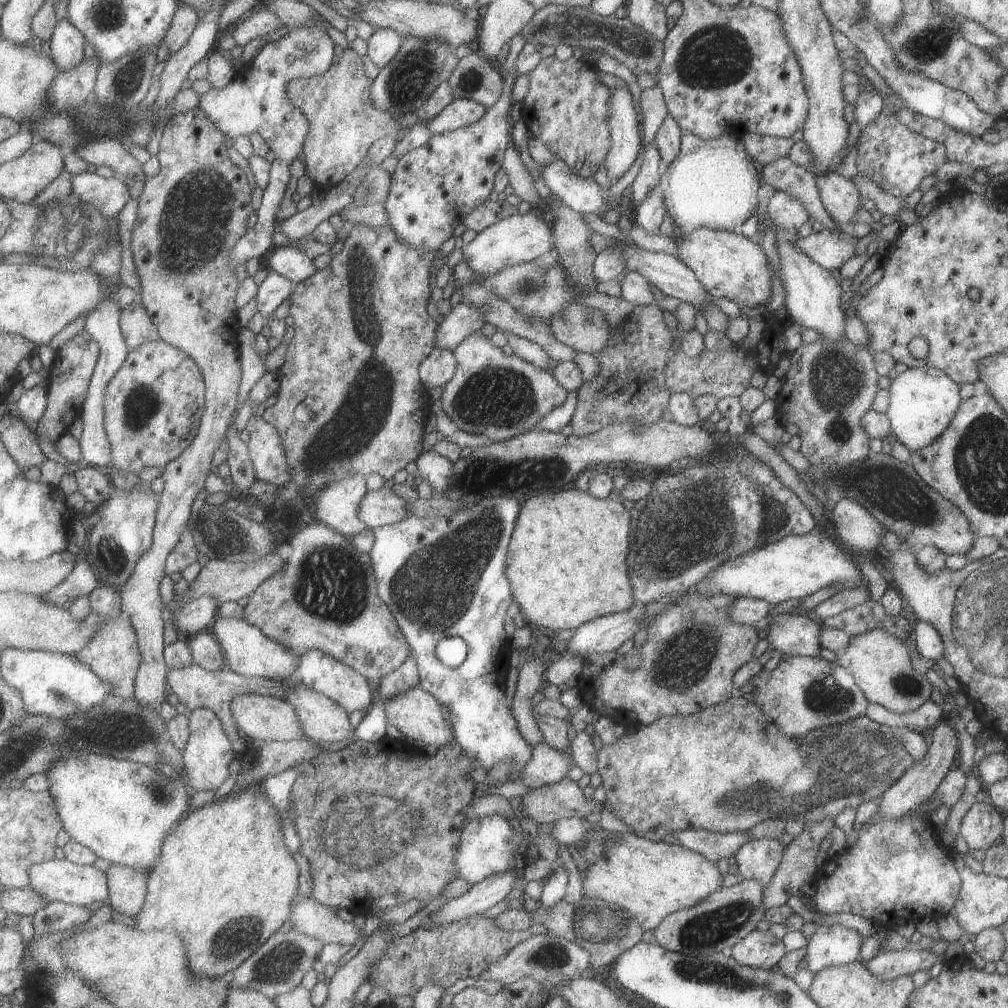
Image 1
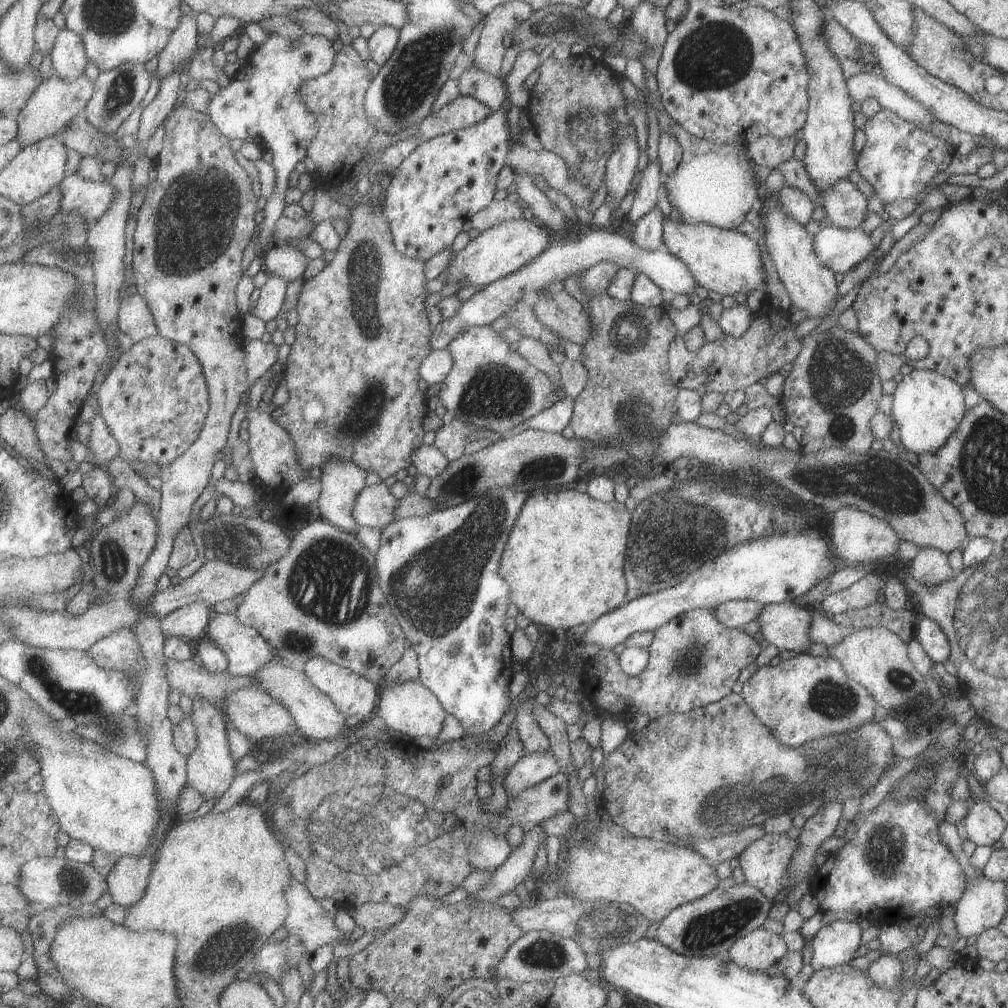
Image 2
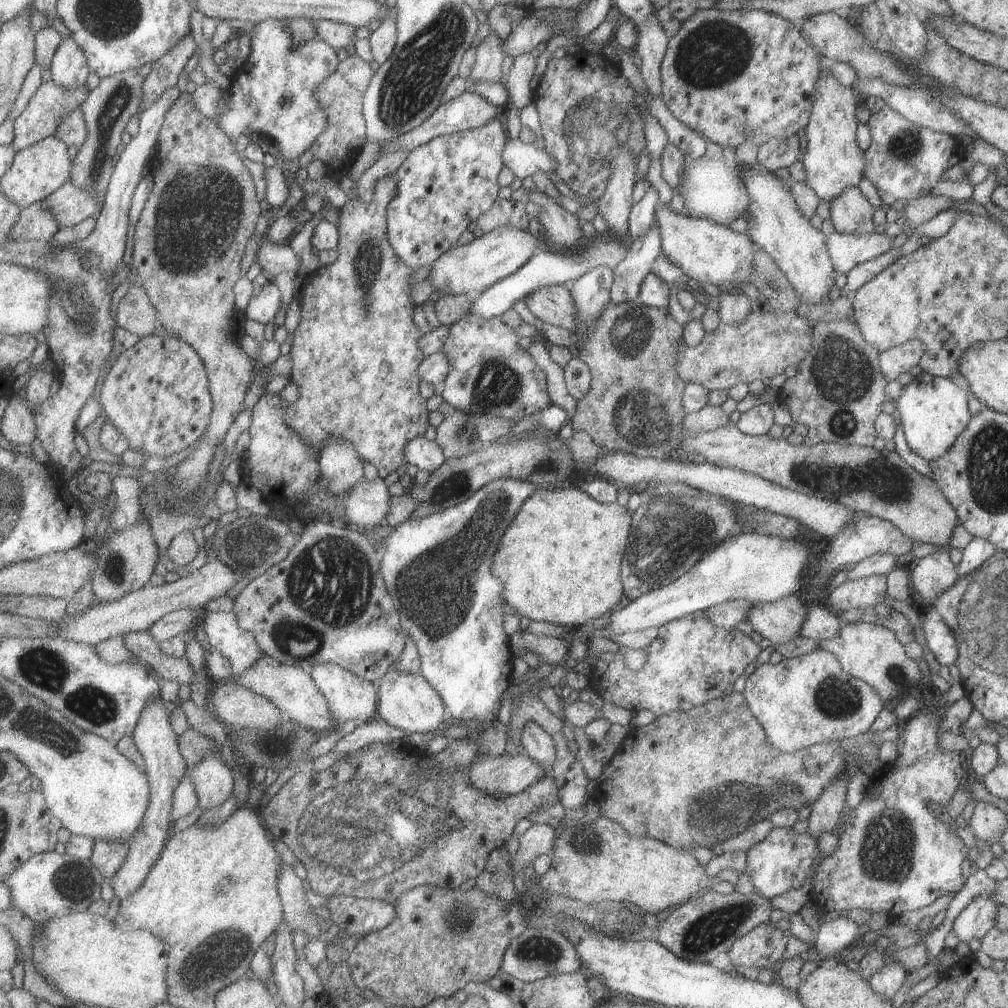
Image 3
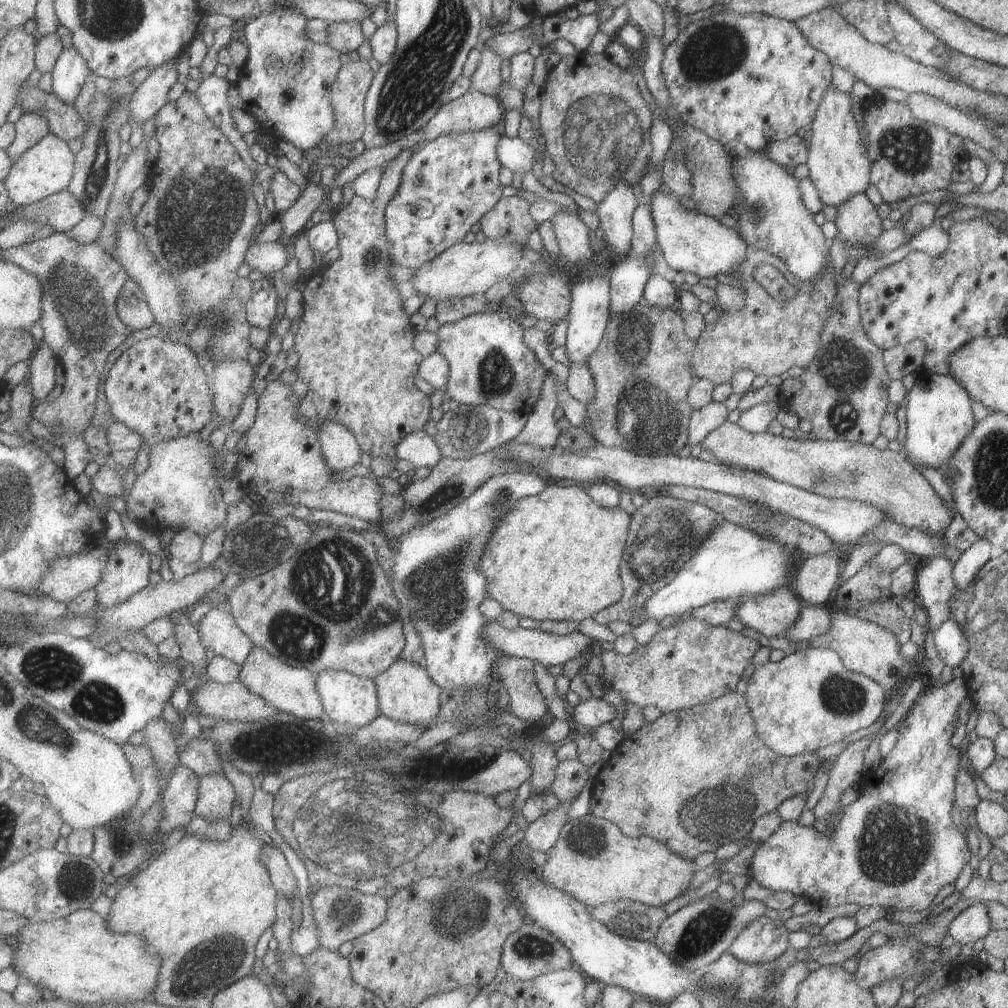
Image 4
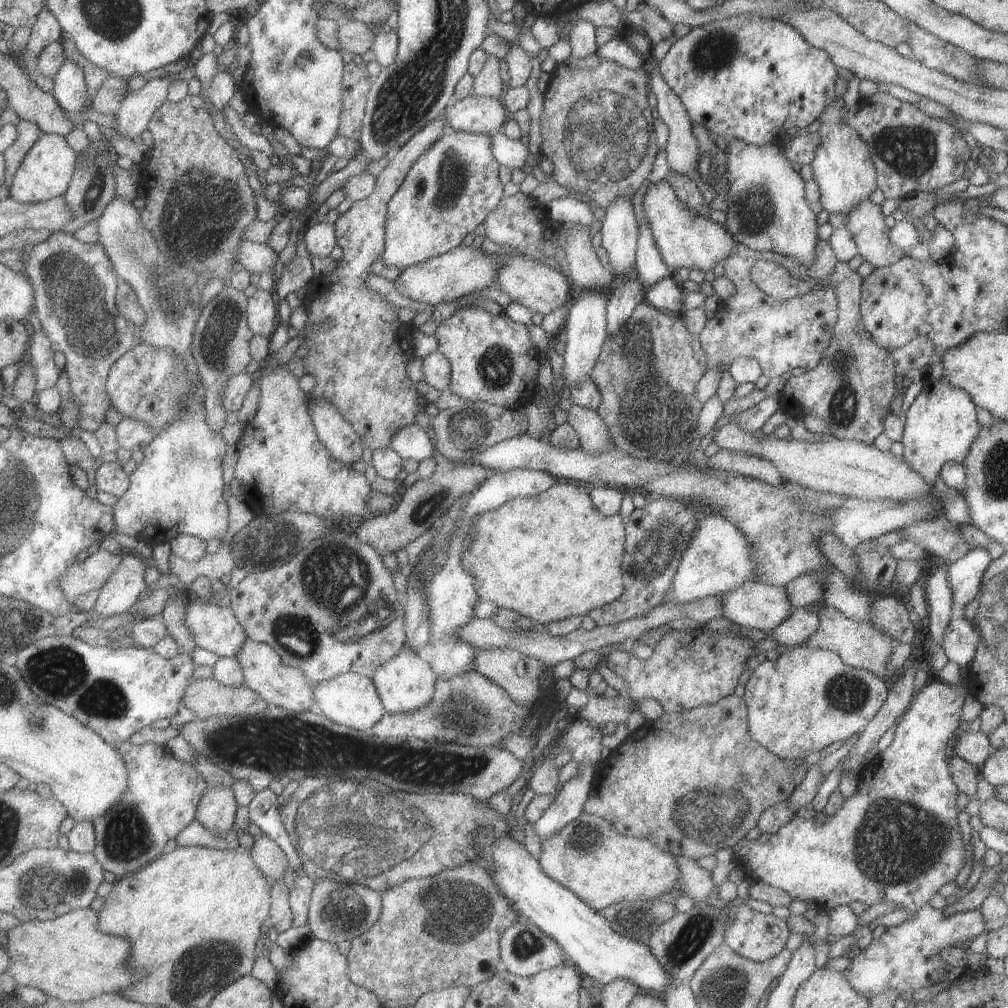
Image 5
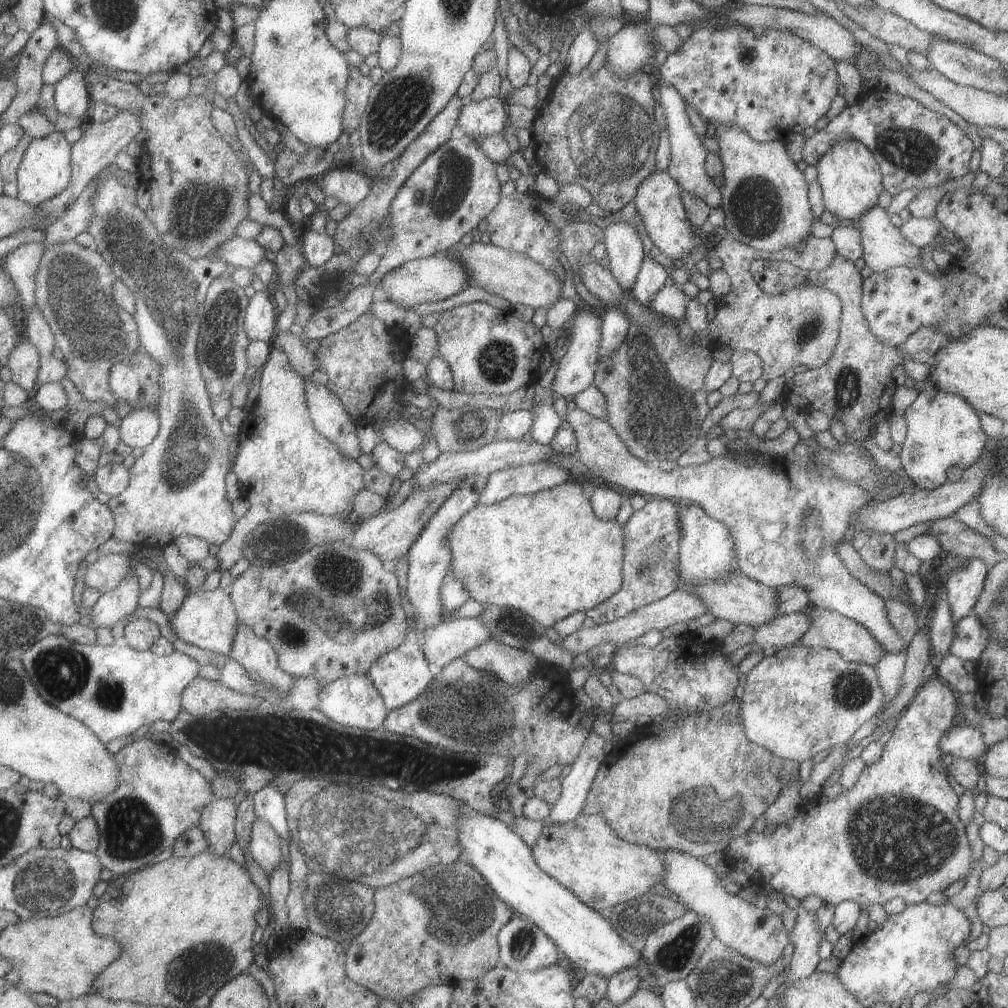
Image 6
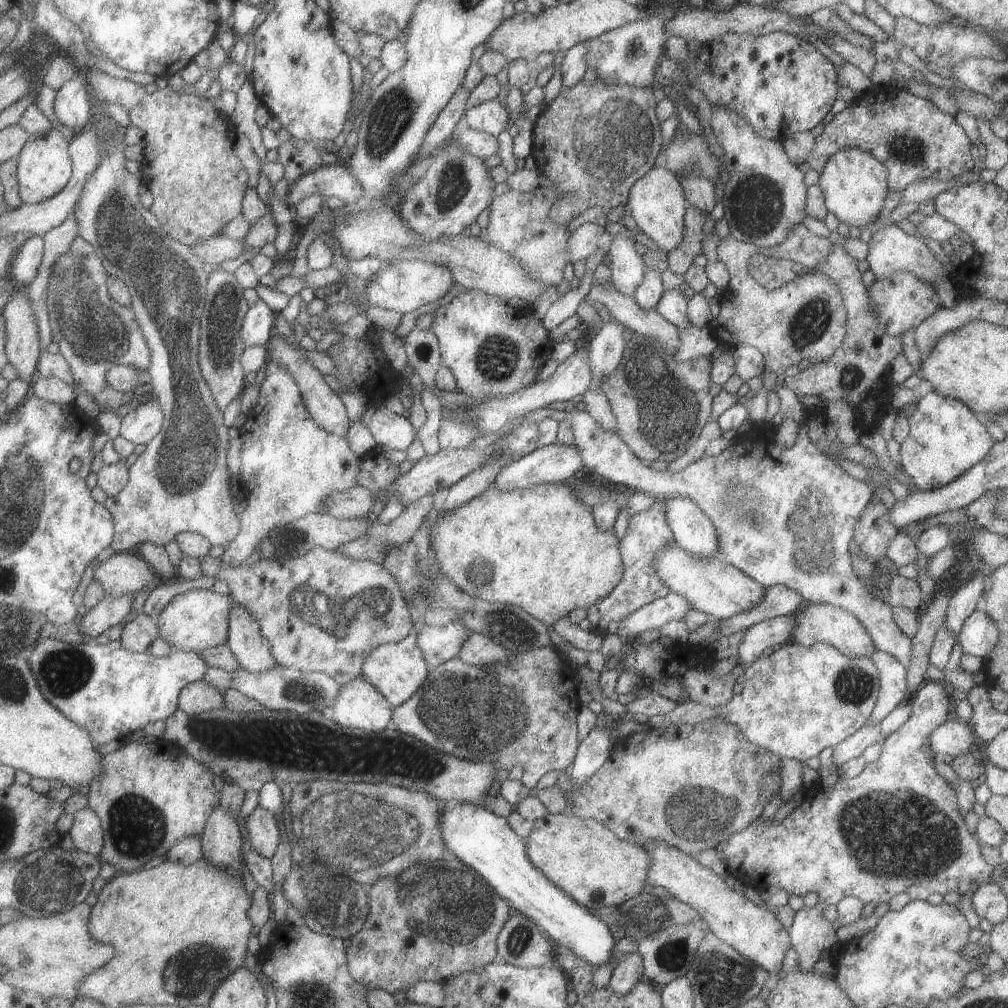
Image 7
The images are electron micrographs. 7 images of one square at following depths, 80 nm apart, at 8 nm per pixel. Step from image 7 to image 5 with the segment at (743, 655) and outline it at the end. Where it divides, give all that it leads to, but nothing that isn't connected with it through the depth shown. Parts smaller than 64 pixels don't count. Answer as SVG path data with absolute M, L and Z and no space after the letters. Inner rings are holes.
M798 608L791 612L785 620L782 620L774 629L766 632L771 640L777 642L782 649L793 645L801 645L804 640L816 631L819 617L816 608Z

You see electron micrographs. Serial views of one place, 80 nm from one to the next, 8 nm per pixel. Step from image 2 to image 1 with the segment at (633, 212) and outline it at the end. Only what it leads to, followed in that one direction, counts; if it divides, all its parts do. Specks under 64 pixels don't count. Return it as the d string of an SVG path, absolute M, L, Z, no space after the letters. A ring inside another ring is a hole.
M649 142L649 144L646 144L644 147L641 168L639 168L637 176L635 176L635 179L630 185L631 213L635 207L643 202L643 198L647 196L647 192L649 192L653 186L659 185L659 176L662 173L660 162L660 155L657 151L657 146L655 146L654 142Z

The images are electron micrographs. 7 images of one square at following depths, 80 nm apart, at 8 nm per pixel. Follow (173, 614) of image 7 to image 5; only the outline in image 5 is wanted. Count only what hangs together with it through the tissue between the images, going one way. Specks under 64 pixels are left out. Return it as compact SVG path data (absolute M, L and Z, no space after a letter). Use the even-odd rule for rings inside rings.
M191 596L184 622L193 633L199 647L214 652L219 657L236 657L242 654L243 643L246 643L248 634L243 625L238 622L237 615L230 606L220 606L211 603L211 597Z

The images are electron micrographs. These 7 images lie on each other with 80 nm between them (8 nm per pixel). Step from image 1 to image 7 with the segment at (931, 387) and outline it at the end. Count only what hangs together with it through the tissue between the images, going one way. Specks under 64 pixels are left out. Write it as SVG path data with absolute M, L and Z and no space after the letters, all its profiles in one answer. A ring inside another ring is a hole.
M935 391L917 400L915 412L908 420L908 435L900 442L900 466L921 491L945 486L977 464L993 446L985 424L966 404L957 399L942 397Z

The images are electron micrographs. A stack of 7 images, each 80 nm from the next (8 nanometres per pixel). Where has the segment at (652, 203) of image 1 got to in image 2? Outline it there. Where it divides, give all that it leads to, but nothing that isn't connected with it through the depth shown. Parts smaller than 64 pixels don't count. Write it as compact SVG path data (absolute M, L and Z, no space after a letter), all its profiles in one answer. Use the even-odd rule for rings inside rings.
M657 204L635 222L635 231L632 234L632 244L643 250L662 249L663 216Z

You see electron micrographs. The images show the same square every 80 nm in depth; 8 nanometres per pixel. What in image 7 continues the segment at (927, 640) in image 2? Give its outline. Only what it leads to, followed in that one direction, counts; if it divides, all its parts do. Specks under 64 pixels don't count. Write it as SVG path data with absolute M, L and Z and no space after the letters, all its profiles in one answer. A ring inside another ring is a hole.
M978 608L962 622L956 640L963 654L985 658L996 645L998 636L995 621L985 610Z

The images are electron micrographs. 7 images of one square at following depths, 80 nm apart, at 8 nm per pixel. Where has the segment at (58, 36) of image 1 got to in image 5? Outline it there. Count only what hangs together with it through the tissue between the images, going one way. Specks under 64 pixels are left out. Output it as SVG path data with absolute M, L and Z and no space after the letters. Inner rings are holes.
M67 60L55 78L54 97L60 102L61 108L69 114L81 113L87 106L87 82L85 72Z

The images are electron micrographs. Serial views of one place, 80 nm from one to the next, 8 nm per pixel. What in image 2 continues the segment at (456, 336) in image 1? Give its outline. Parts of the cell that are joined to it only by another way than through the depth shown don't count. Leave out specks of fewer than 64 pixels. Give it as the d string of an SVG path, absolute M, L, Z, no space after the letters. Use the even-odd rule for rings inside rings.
M585 225L579 229L579 236L575 238L570 236L553 238L548 247L527 265L521 266L516 272L507 277L499 278L487 284L479 292L474 293L466 302L463 302L454 316L442 319L435 326L435 330L431 332L431 338L429 338L429 346L432 350L445 349L445 346L464 329L471 328L471 326L489 325L493 320L501 317L502 313L513 302L526 299L532 303L541 290L553 287L555 282L562 284L565 278L577 274L579 270L581 272L587 271L593 264L597 264L601 260L613 262L613 264L617 264L619 269L635 270L635 272L643 274L667 297L685 294L694 299L693 290L697 284L693 281L689 268L681 260L664 249L643 250L643 248L635 248L626 234L622 235L609 229L597 229Z

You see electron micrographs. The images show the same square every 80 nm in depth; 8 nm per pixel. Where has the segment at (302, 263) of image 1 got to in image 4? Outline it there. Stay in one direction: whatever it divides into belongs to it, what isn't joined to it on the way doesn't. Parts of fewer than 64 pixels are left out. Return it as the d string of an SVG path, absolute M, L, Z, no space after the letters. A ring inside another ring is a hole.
M280 241L253 244L247 251L246 262L251 269L258 270L271 279L275 273L283 272L281 270L289 262L285 247Z

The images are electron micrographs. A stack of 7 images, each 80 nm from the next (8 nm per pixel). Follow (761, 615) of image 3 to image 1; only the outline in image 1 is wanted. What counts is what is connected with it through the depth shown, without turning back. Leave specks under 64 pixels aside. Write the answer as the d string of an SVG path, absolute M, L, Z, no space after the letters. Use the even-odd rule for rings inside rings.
M777 614L771 618L766 638L770 648L791 656L807 656L819 658L819 632L821 626L818 620L811 620L807 614Z

